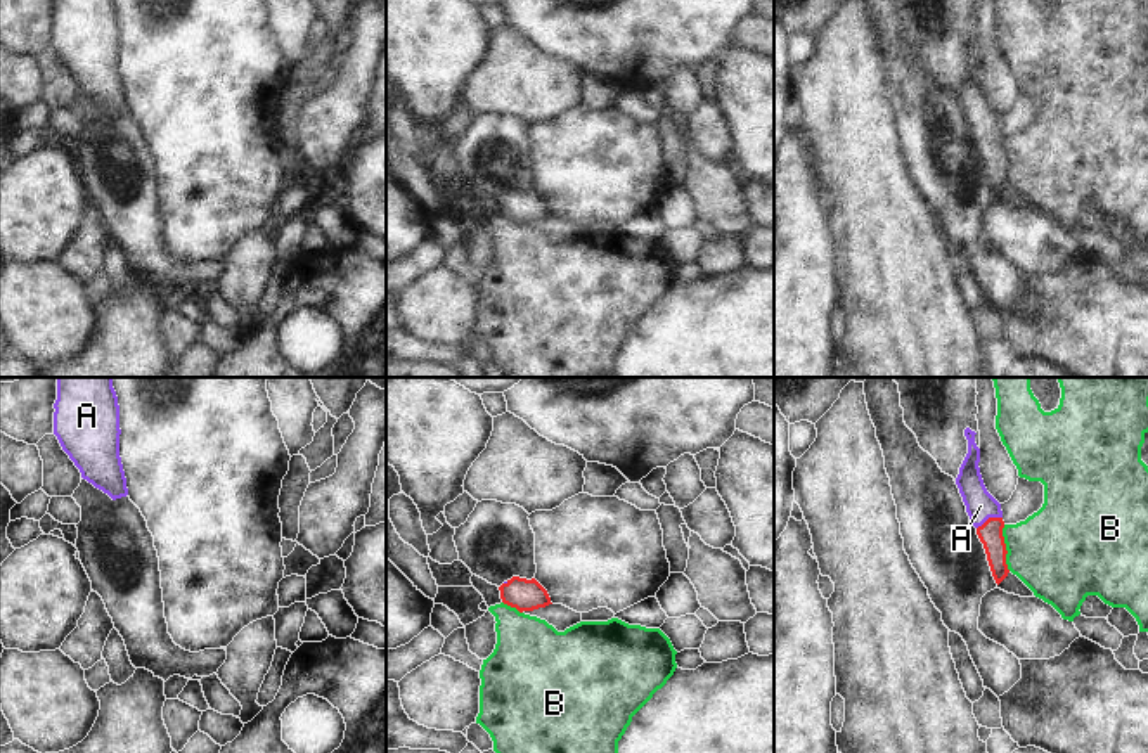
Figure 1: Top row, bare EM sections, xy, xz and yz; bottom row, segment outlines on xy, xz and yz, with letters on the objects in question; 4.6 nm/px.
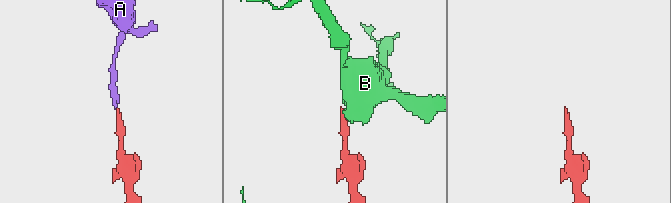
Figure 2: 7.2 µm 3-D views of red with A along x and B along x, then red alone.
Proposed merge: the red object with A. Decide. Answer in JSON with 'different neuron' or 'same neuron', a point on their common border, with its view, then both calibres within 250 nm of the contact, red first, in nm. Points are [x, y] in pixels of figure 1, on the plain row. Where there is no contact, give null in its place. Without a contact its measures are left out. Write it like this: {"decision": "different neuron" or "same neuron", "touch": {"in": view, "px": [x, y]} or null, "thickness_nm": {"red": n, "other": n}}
{"decision": "same neuron", "touch": {"in": "yz", "px": [989, 130]}, "thickness_nm": {"red": 110, "other": 140}}

